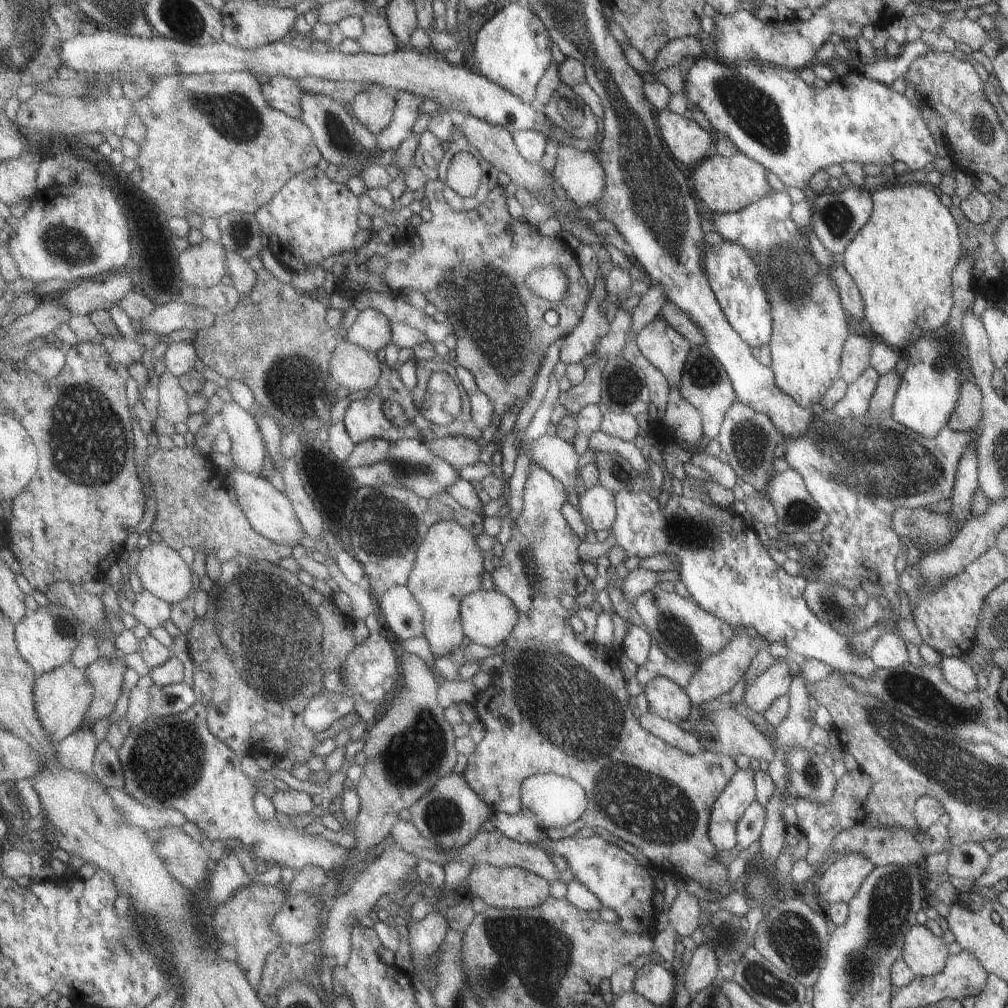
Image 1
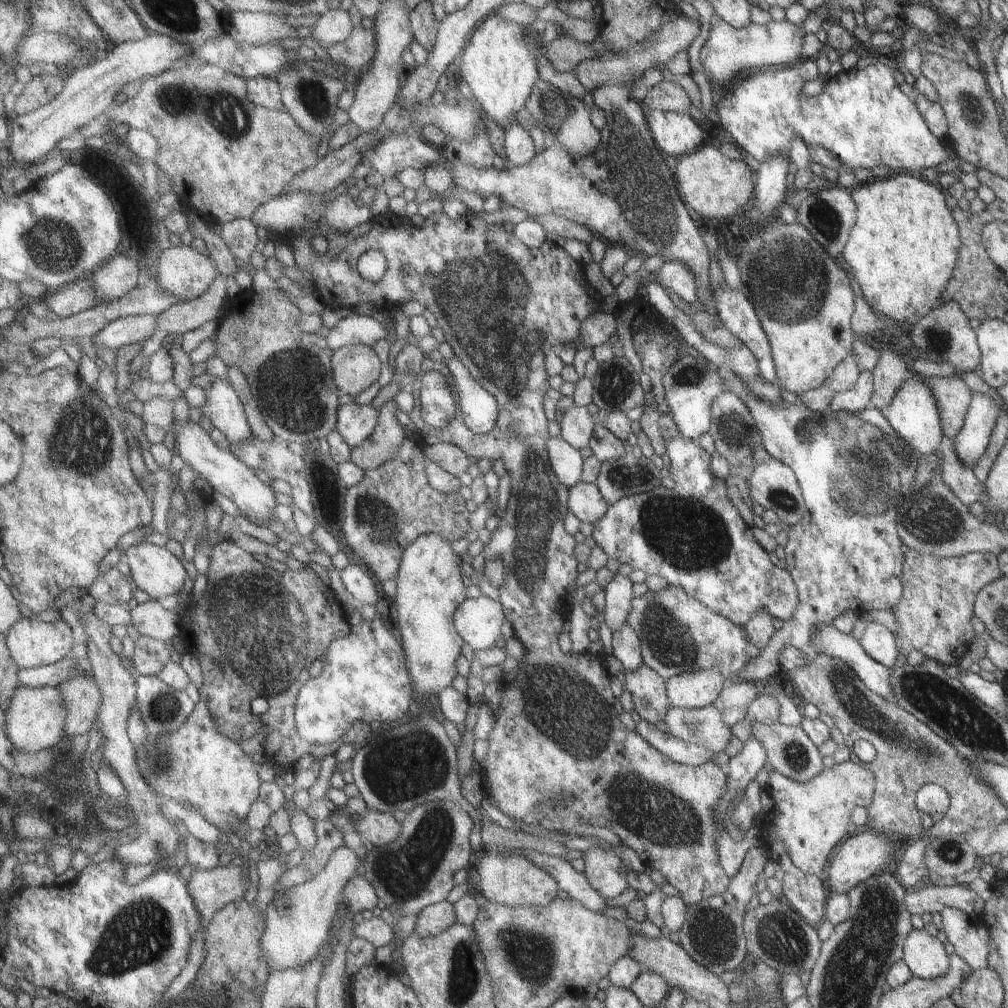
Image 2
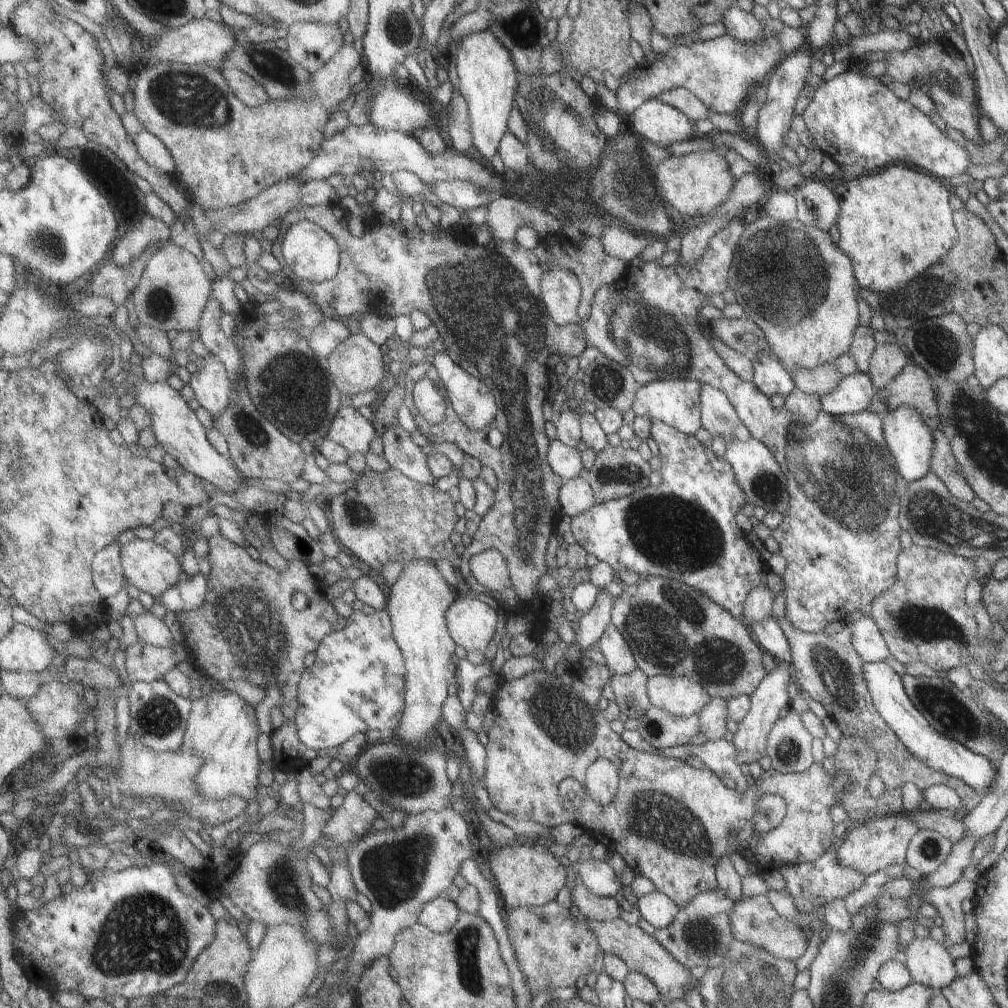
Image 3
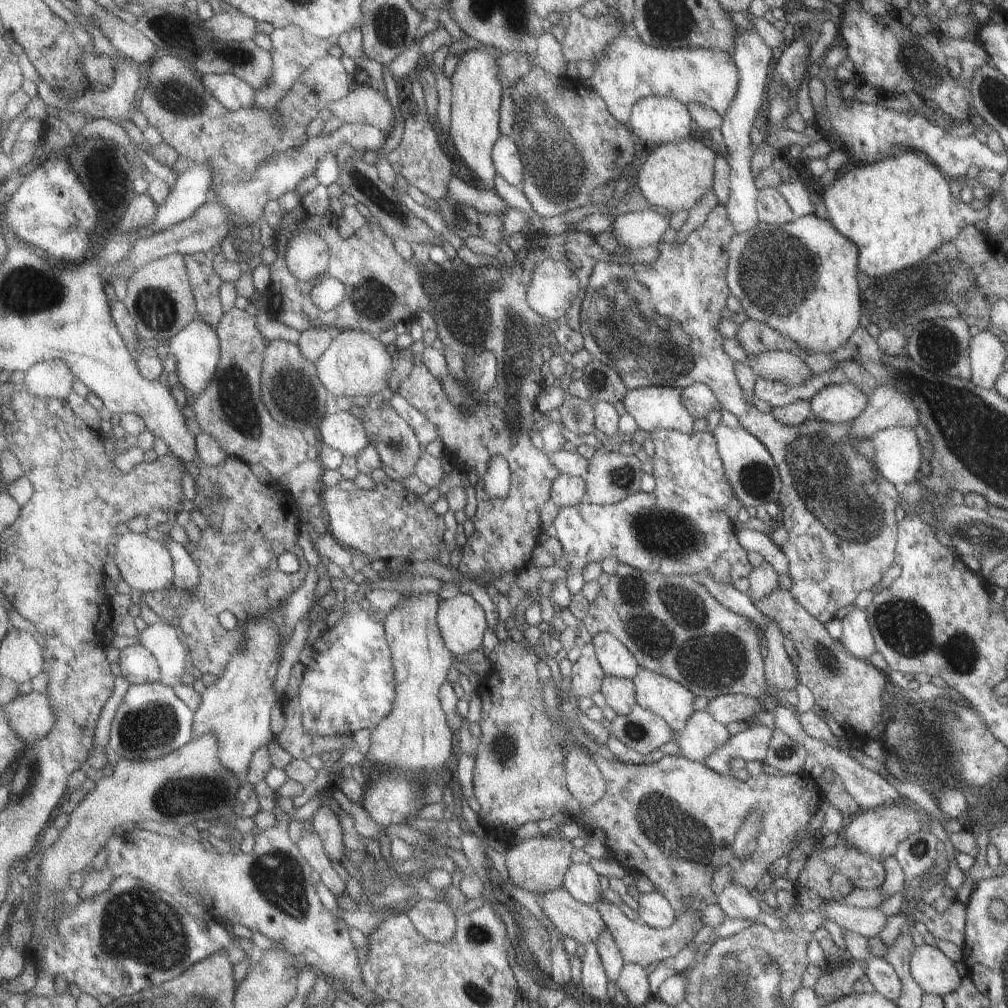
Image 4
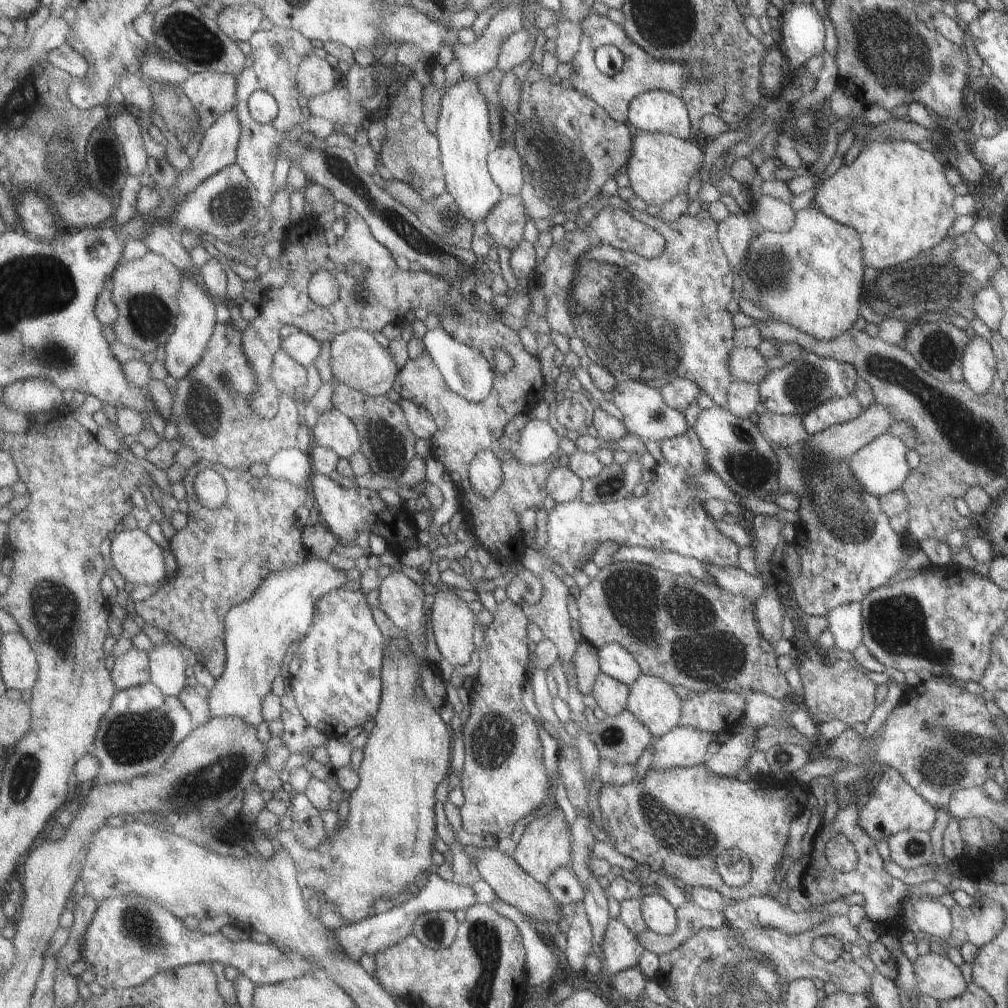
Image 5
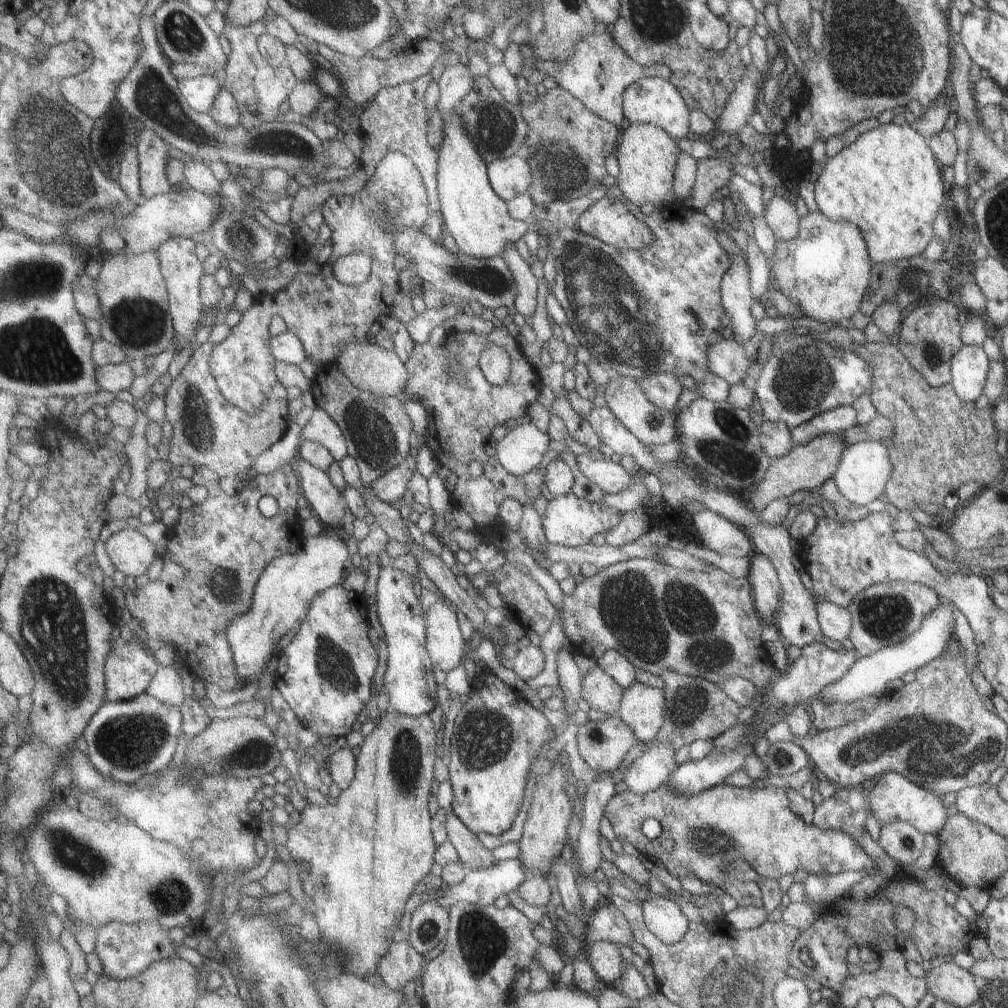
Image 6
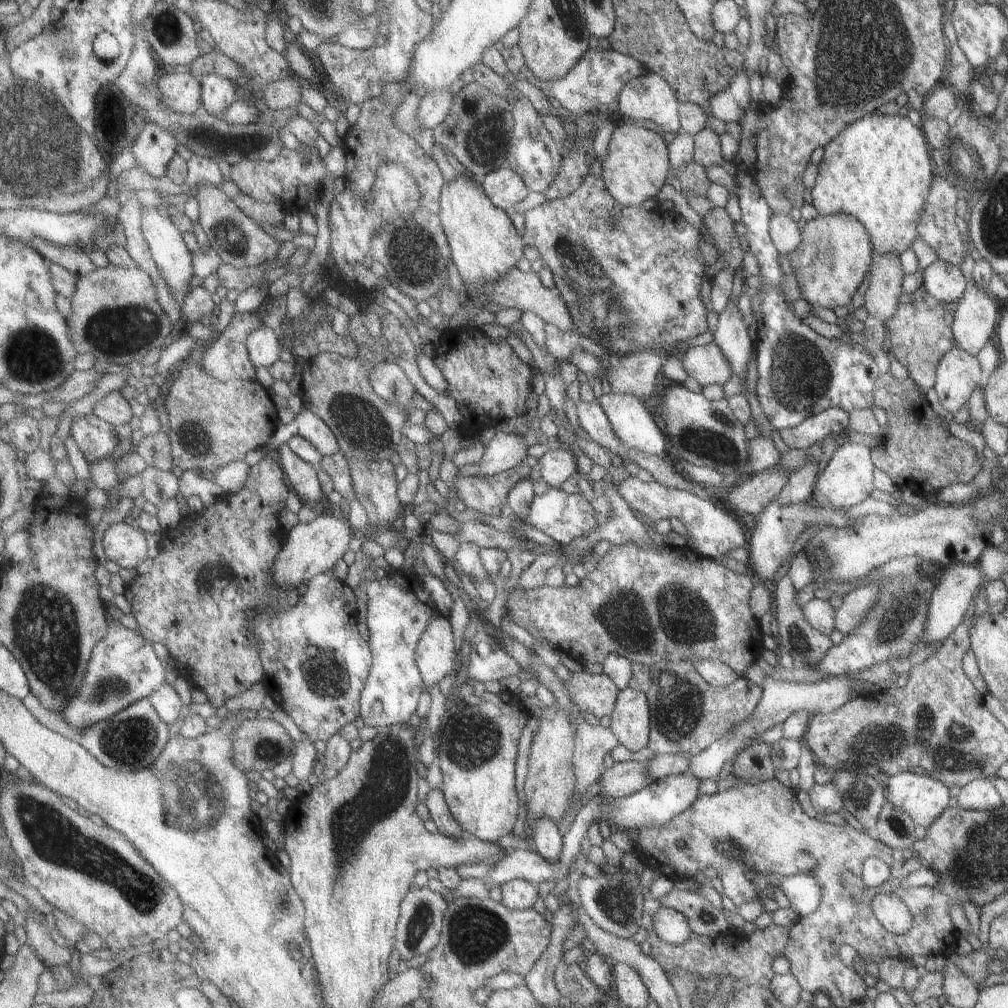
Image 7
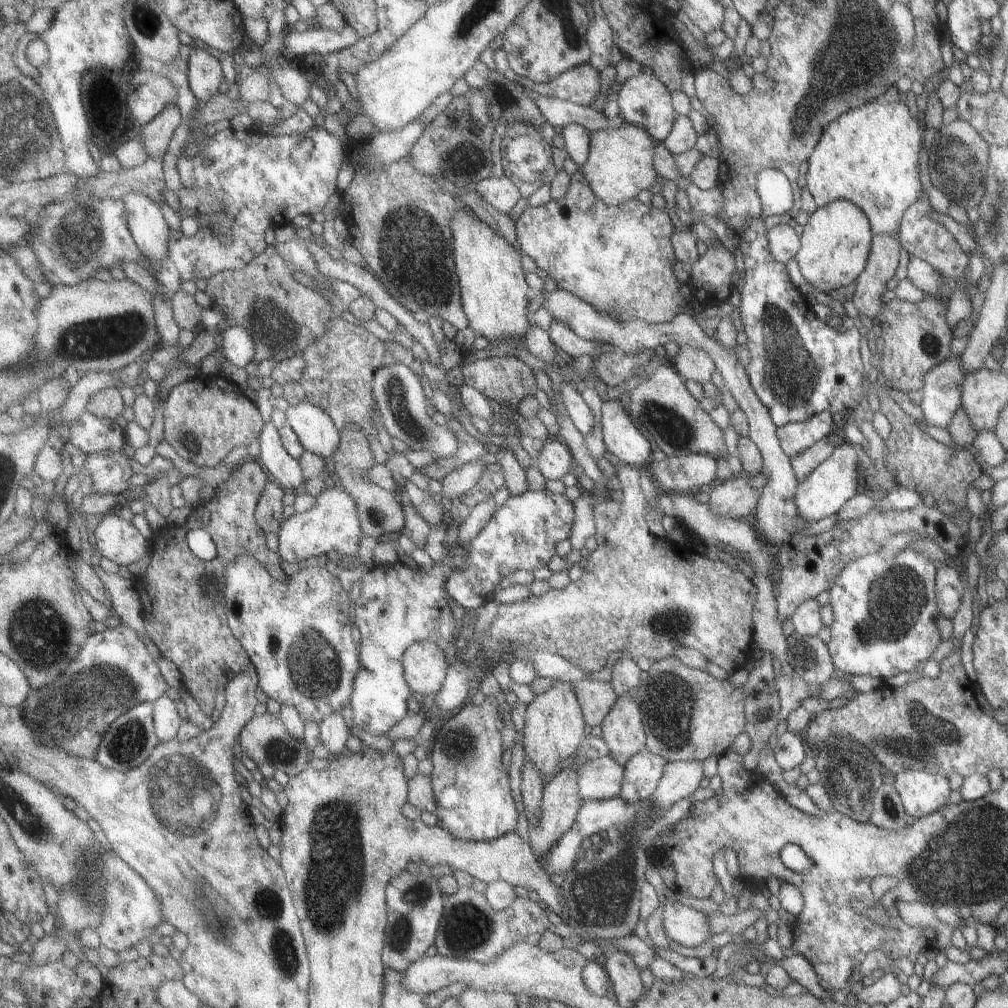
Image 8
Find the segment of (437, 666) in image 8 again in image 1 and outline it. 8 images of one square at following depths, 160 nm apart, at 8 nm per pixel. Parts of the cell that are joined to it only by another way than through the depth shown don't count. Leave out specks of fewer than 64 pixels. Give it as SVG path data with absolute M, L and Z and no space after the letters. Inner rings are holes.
M495 588L490 591L477 589L463 599L461 620L464 633L473 643L495 648L499 644L504 644L514 631L520 620L520 610L513 600L500 590Z

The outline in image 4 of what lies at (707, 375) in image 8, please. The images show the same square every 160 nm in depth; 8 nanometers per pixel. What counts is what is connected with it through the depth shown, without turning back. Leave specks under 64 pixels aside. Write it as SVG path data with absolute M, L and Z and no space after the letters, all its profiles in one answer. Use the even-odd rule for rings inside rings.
M762 350L759 356L747 360L758 378L781 382L789 387L803 384L812 375L806 362L790 352Z

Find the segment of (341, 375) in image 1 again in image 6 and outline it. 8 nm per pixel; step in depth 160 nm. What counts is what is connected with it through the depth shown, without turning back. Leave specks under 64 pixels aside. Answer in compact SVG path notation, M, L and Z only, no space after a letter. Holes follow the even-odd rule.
M351 339L348 344L343 344L336 363L357 388L376 395L399 394L409 384L406 363L394 350L387 350L377 342L363 344L357 342L357 339Z

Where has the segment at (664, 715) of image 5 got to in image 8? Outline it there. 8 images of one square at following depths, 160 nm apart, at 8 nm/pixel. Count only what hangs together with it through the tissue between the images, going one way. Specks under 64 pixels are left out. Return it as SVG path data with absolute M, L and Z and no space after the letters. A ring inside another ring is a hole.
M621 697L605 716L601 725L601 738L609 749L609 758L621 766L629 763L634 755L646 749L648 732L644 725L644 712L635 698Z

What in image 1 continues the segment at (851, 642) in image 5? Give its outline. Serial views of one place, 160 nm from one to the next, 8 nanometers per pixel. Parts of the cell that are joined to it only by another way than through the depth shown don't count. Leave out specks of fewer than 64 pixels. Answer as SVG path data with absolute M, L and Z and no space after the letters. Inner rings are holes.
M883 633L871 647L868 657L874 668L893 668L907 662L907 651L901 636Z

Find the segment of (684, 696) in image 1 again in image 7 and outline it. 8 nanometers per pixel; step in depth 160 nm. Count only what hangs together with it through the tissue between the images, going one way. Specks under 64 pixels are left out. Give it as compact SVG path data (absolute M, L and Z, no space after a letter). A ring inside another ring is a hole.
M579 671L572 673L565 682L572 699L583 713L589 712L600 719L614 711L621 690L608 674Z

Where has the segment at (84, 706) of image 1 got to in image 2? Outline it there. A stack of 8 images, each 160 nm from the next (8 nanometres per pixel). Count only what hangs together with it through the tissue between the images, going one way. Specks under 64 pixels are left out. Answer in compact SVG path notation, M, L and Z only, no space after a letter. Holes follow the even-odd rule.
M59 687L18 688L5 712L9 738L21 752L33 754L53 748L66 737L68 708Z

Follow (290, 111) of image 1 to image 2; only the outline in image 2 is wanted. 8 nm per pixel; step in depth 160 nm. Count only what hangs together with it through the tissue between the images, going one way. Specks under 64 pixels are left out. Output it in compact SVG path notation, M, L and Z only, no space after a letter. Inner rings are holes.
M246 77L248 97L255 104L285 111L287 110L282 94L282 88L277 78Z

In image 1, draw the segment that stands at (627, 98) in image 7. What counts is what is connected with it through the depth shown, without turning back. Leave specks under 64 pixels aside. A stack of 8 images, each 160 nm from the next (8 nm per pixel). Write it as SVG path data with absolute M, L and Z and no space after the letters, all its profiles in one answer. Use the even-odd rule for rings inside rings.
M663 109L658 113L657 124L673 156L688 168L695 168L709 154L715 135L701 128L688 113L675 114Z

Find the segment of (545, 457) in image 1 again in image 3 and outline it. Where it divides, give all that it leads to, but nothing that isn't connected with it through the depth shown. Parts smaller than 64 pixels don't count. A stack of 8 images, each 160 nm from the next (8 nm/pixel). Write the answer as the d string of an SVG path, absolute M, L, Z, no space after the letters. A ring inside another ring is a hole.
M555 439L548 448L548 461L553 472L566 480L585 474L583 452L559 439Z

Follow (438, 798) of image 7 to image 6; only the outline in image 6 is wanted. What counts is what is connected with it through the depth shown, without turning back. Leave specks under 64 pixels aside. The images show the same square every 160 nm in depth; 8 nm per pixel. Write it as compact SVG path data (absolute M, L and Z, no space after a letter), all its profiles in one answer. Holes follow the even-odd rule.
M449 809L446 812L447 840L453 843L453 846L459 853L460 860L471 868L471 870L486 869L496 864L495 856L491 849L486 848L477 838L477 833L468 827L454 812Z

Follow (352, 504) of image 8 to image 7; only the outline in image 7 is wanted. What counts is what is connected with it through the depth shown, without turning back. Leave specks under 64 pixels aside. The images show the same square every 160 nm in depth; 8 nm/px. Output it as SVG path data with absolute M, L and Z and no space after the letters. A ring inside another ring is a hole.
M318 512L316 517L307 524L298 524L288 531L284 550L277 555L272 568L274 582L287 591L301 590L305 583L317 575L332 572L337 562L347 554L349 543L356 537L347 521L347 515L340 513L326 514Z

